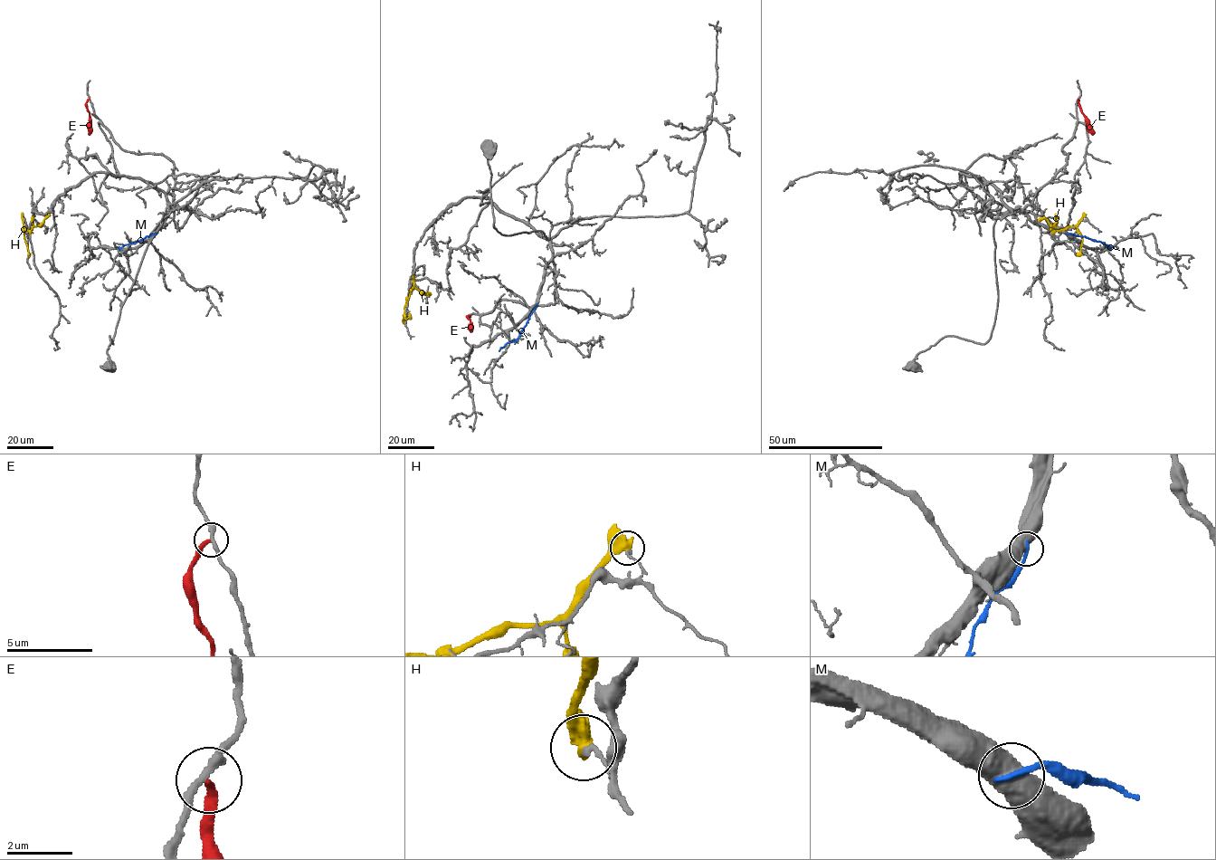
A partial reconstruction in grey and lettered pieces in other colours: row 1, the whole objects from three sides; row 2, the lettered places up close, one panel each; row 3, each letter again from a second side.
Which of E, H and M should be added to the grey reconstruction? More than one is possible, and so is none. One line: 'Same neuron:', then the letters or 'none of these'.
Same neuron: none of these

